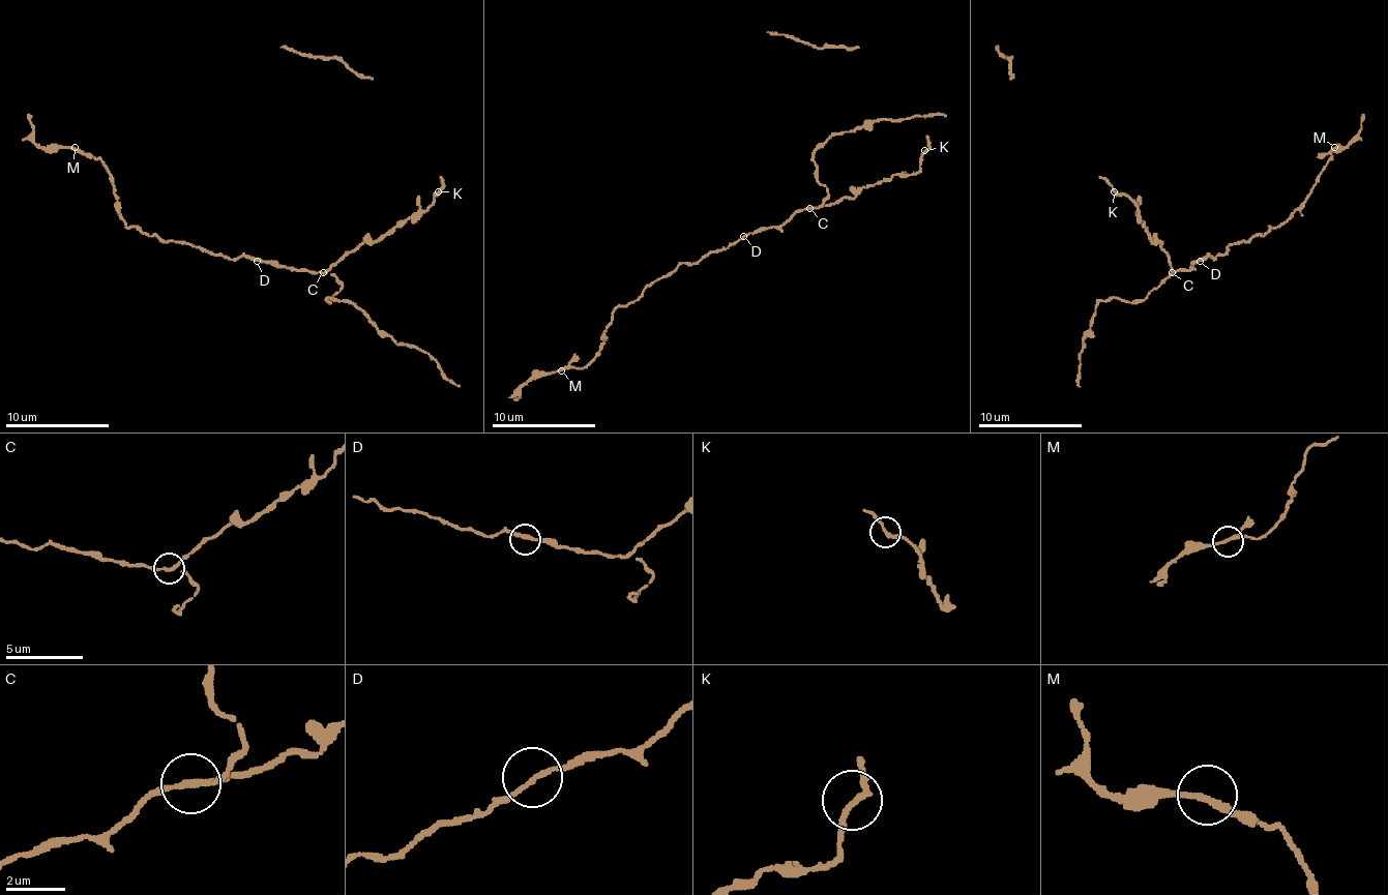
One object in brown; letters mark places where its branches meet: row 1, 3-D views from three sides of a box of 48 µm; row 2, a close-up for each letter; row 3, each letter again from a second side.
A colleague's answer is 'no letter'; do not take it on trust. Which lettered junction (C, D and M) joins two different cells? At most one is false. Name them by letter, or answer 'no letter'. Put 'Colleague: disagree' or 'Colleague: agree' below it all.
C
Colleague: disagree

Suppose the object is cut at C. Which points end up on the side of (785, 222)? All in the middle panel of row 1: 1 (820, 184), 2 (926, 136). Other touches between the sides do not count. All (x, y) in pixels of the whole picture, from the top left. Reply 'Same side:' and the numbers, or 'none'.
Same side: 1

